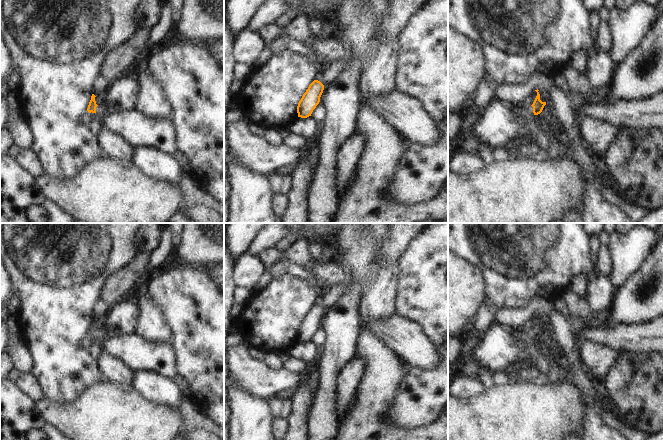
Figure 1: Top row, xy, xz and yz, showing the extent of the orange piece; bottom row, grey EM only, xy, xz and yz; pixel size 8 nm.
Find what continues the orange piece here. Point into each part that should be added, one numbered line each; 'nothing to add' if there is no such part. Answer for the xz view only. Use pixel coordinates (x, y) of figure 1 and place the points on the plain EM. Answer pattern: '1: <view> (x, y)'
1: xz (336, 291)

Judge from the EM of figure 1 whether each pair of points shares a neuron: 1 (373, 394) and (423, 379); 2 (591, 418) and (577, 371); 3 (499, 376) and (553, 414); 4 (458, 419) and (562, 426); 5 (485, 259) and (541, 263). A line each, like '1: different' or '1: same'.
1: different
2: same
3: different
4: same
5: same

